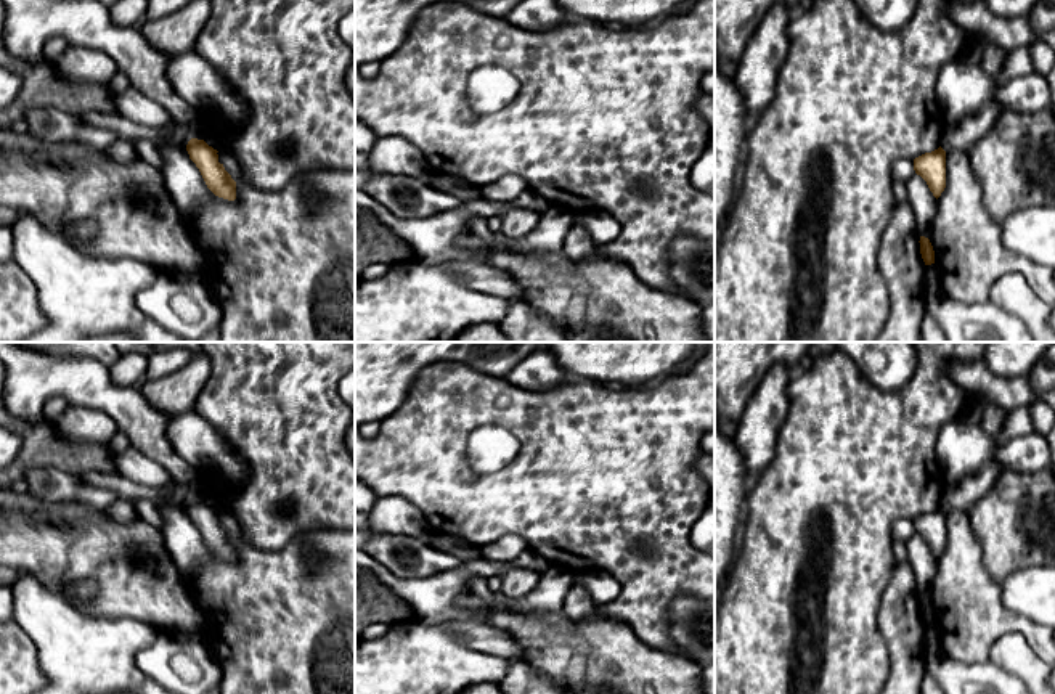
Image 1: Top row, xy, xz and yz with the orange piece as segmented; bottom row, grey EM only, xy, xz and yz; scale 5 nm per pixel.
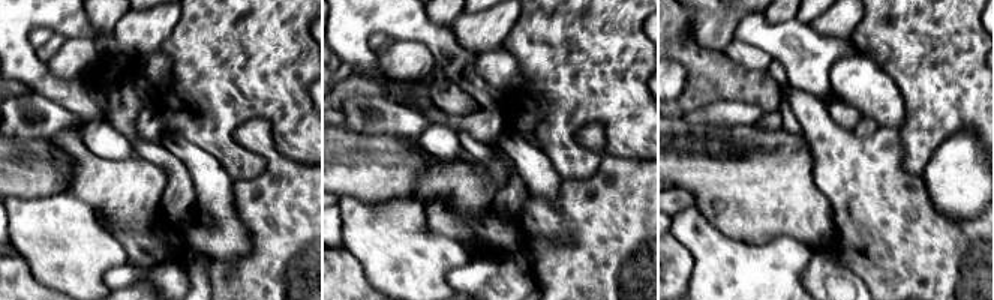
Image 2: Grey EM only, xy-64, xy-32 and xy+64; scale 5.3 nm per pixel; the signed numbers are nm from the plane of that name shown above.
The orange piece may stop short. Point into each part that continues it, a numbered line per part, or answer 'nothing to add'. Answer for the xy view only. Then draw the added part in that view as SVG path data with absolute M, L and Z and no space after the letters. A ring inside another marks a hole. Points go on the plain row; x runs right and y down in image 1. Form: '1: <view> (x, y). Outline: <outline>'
nothing to add

